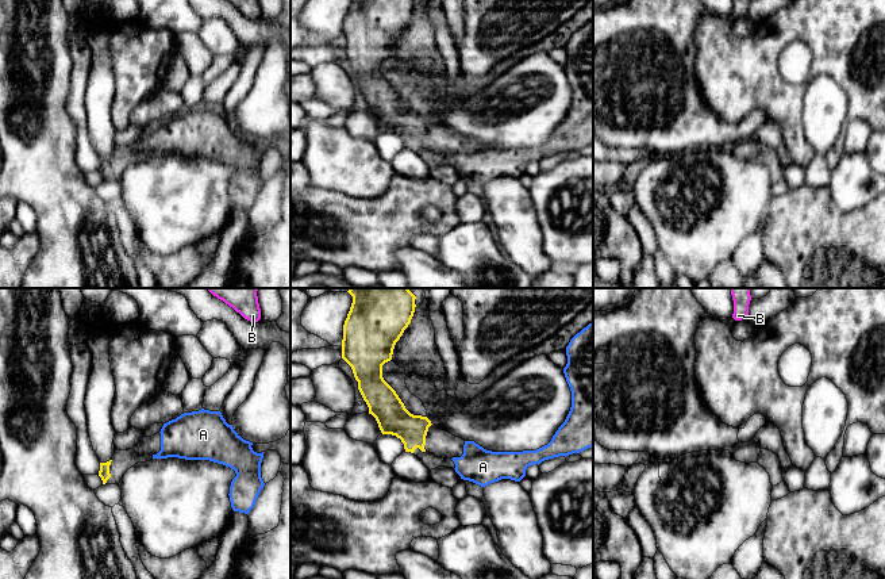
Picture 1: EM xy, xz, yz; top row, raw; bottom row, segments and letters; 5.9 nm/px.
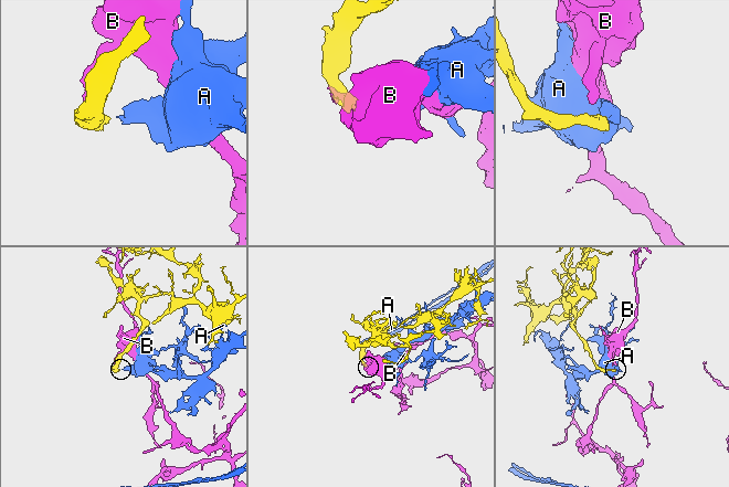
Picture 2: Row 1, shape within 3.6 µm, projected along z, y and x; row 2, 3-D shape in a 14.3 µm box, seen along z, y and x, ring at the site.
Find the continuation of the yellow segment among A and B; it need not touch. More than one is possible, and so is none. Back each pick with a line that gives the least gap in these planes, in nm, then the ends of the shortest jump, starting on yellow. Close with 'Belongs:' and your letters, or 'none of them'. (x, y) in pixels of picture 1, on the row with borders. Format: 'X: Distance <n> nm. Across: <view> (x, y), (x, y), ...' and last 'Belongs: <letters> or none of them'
A: Distance 170 nm. Across: xz (424, 451), (451, 459)
Belongs: A

